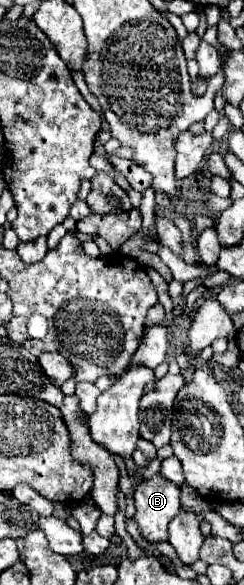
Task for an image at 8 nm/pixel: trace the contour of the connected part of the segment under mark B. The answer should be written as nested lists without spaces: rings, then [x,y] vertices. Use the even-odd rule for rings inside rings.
[[[155,474],[137,486],[135,506],[137,512],[133,520],[137,522],[141,536],[151,544],[167,542],[167,524],[181,510],[179,486]]]

